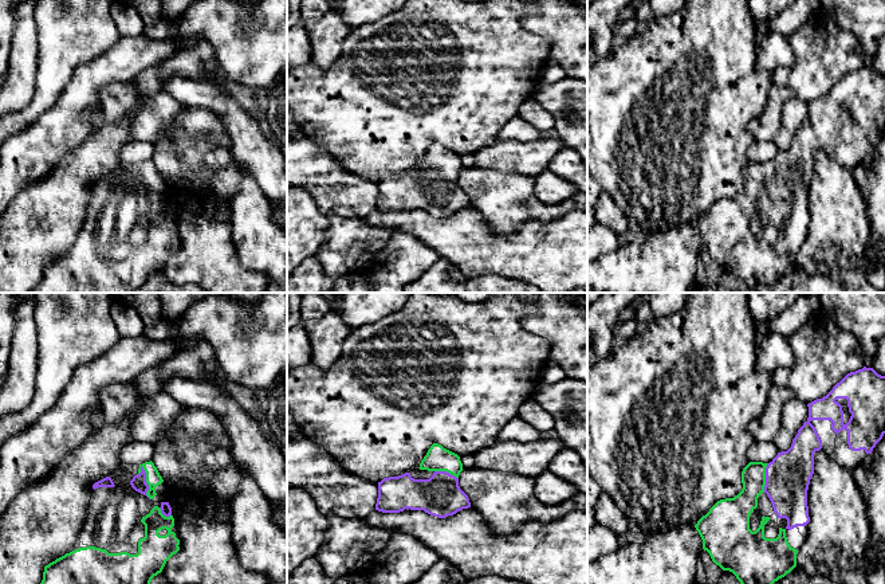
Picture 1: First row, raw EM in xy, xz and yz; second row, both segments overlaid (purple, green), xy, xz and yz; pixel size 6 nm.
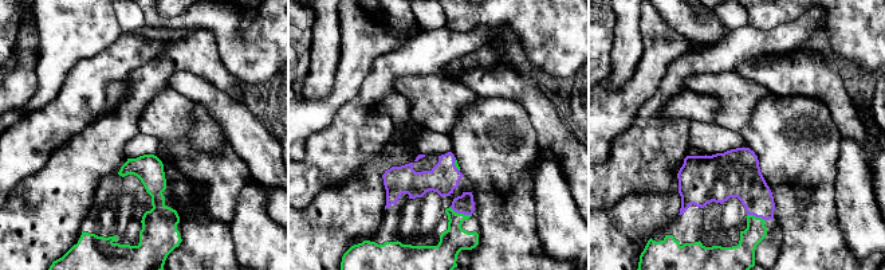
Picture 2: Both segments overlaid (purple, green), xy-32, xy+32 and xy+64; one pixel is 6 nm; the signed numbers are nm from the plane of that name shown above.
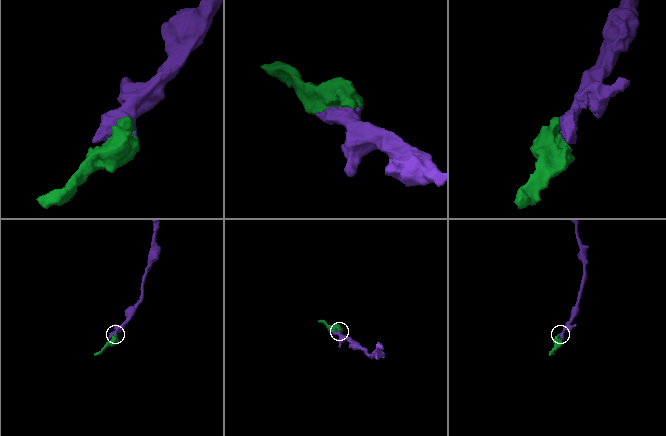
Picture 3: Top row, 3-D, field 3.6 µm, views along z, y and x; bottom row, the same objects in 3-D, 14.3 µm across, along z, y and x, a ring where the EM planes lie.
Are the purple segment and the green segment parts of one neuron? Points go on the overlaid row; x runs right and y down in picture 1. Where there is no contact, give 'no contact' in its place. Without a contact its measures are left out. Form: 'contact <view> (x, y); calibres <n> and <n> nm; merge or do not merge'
contact xy (145, 482); calibres 90 and 90 nm; merge

